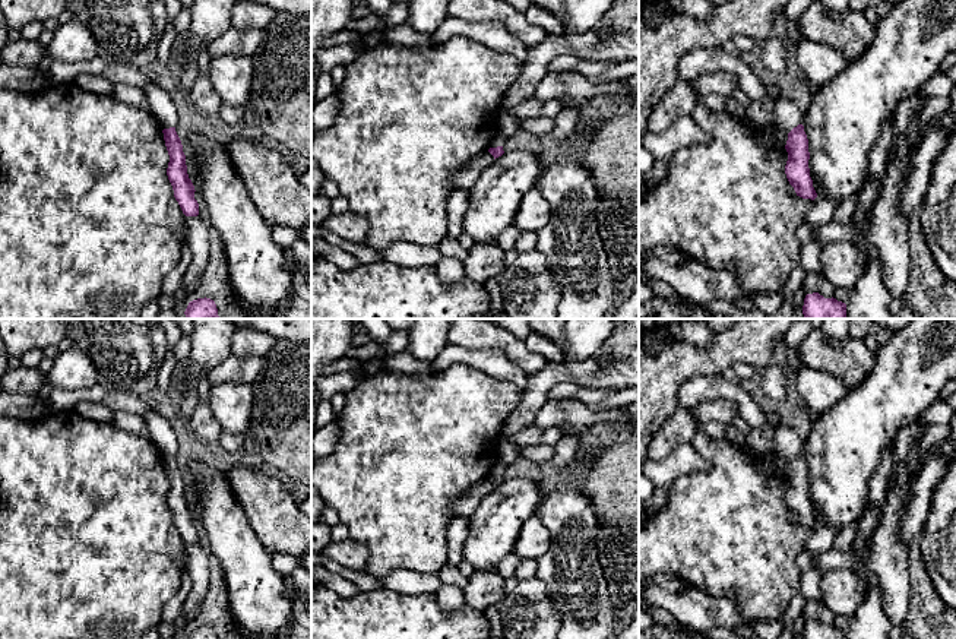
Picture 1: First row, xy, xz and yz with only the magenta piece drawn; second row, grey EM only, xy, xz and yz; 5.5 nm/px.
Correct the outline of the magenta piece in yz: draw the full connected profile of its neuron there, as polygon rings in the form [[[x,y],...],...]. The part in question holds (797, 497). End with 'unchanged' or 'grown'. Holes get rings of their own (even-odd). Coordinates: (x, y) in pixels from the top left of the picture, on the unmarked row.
[[[798,452],[788,461],[785,477],[788,480],[785,502],[789,512],[794,515],[797,523],[814,528],[817,521],[810,504],[808,466],[803,452]]] | unchanged

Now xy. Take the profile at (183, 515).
[[[175,455],[164,456],[164,468],[170,483],[167,496],[168,507],[174,518],[174,525],[178,529],[186,544],[199,542],[199,531],[194,526],[194,513],[187,502],[186,483]]] | unchanged

